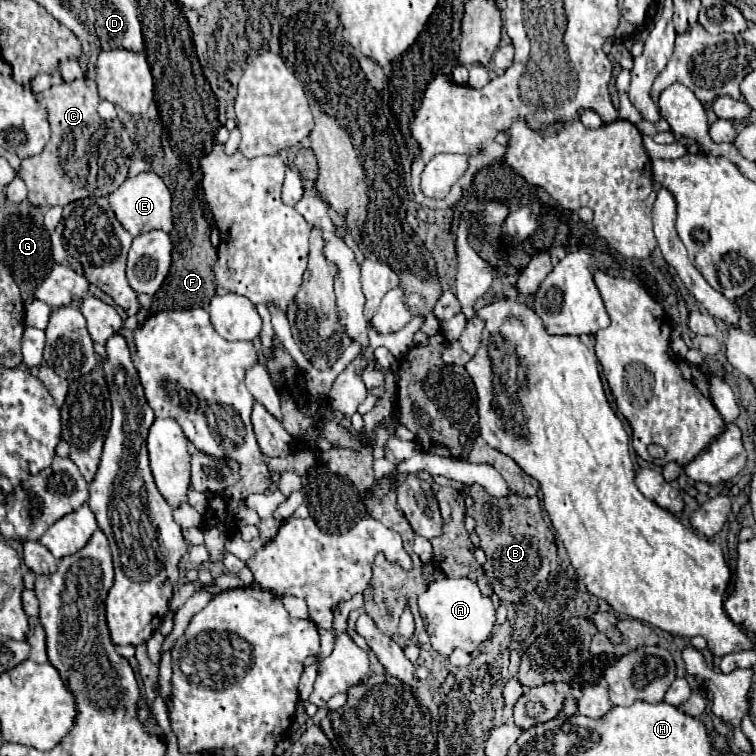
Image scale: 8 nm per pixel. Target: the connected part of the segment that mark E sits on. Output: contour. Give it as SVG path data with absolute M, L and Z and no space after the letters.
M143 172L135 178L127 178L111 196L109 196L111 210L115 212L117 220L123 224L123 228L131 236L139 236L143 232L151 230L163 230L169 232L173 228L173 214L171 214L171 192L165 186L165 182L153 174Z

